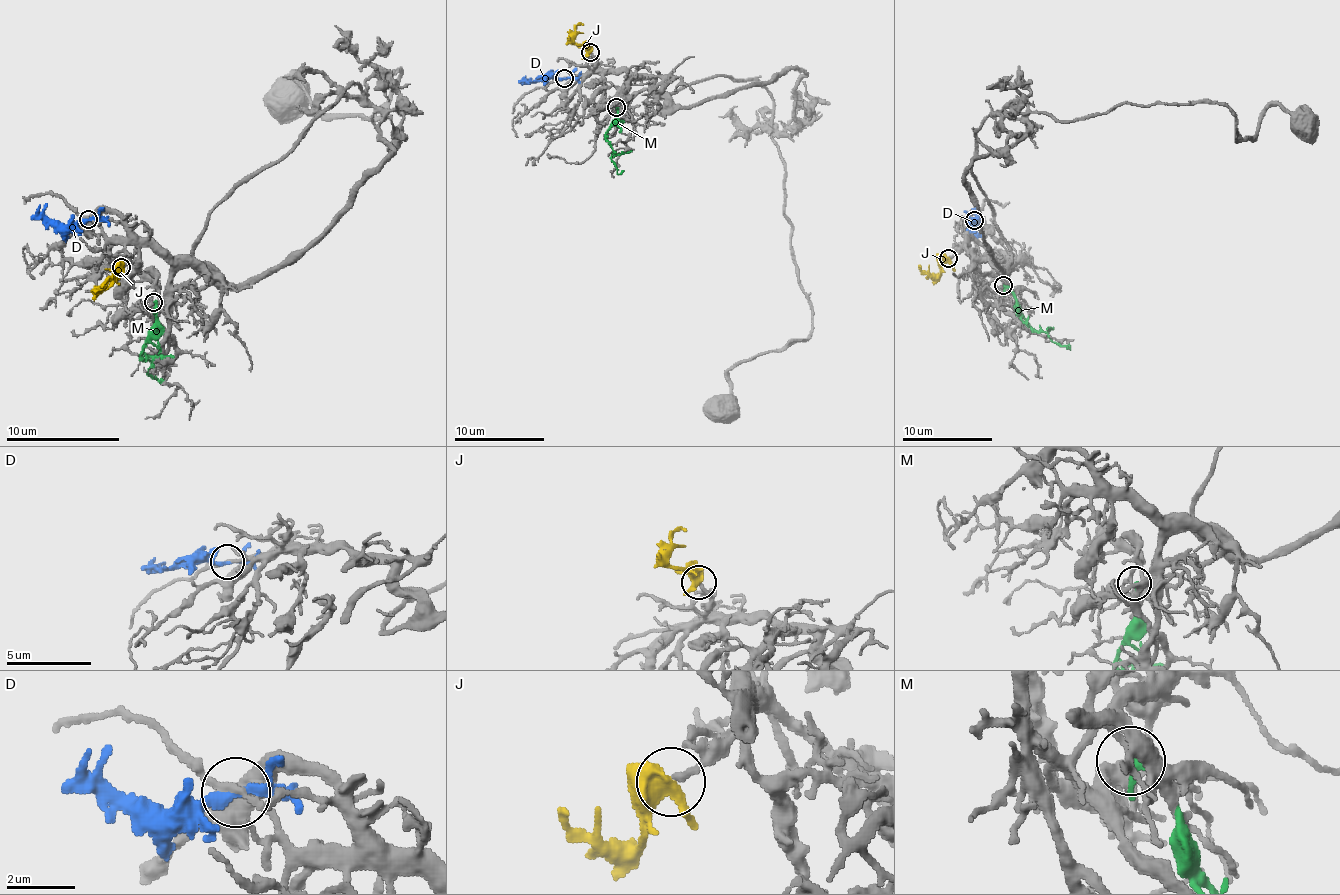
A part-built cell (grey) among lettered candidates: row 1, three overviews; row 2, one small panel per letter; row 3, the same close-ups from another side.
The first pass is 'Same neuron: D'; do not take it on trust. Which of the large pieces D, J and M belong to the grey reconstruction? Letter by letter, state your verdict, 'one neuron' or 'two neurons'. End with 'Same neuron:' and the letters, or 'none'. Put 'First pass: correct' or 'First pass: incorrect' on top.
First pass: incorrect
D: two neurons
J: two neurons
M: two neurons
Same neuron: none

